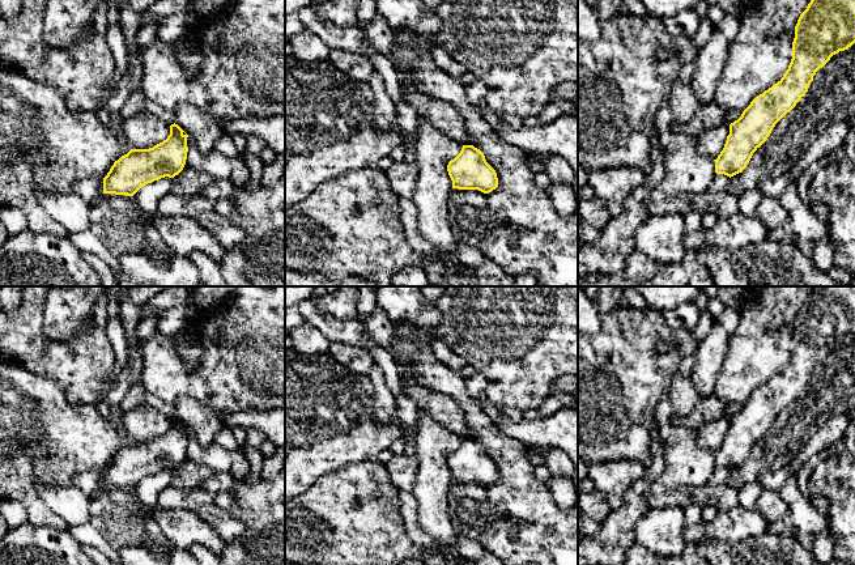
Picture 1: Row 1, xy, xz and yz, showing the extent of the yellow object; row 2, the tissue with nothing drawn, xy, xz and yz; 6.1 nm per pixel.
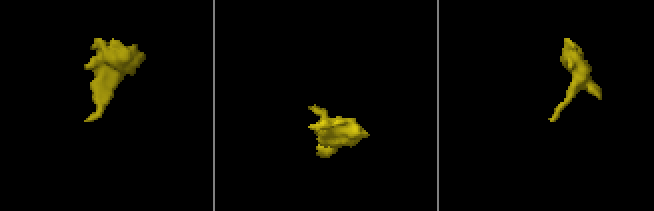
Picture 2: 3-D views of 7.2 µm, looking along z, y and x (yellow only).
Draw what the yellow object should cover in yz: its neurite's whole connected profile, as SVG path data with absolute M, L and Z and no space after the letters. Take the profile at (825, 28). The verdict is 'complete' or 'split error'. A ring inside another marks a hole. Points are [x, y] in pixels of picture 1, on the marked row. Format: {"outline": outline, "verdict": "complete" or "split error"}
{"outline": "M811 0L807 9L800 14L795 26L792 42L792 59L783 77L771 88L757 95L743 111L741 116L729 124L729 135L723 150L715 161L715 173L733 177L741 173L749 163L753 153L767 140L775 124L790 112L805 95L813 76L833 55L845 51L855 43L855 0Z", "verdict": "complete"}

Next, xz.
{"outline": "M463 145L460 153L448 162L447 171L452 188L489 194L498 187L495 170L486 162L484 153L473 145Z", "verdict": "complete"}

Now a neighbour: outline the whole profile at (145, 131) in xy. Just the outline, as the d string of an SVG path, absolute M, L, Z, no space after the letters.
M148 111L124 120L119 132L131 149L149 149L167 139L170 126Z

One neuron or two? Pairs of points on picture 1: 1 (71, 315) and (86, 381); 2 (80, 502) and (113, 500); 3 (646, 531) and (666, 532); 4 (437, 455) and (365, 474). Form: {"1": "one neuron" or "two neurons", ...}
{"1": "two neurons", "2": "two neurons", "3": "one neuron", "4": "two neurons"}

